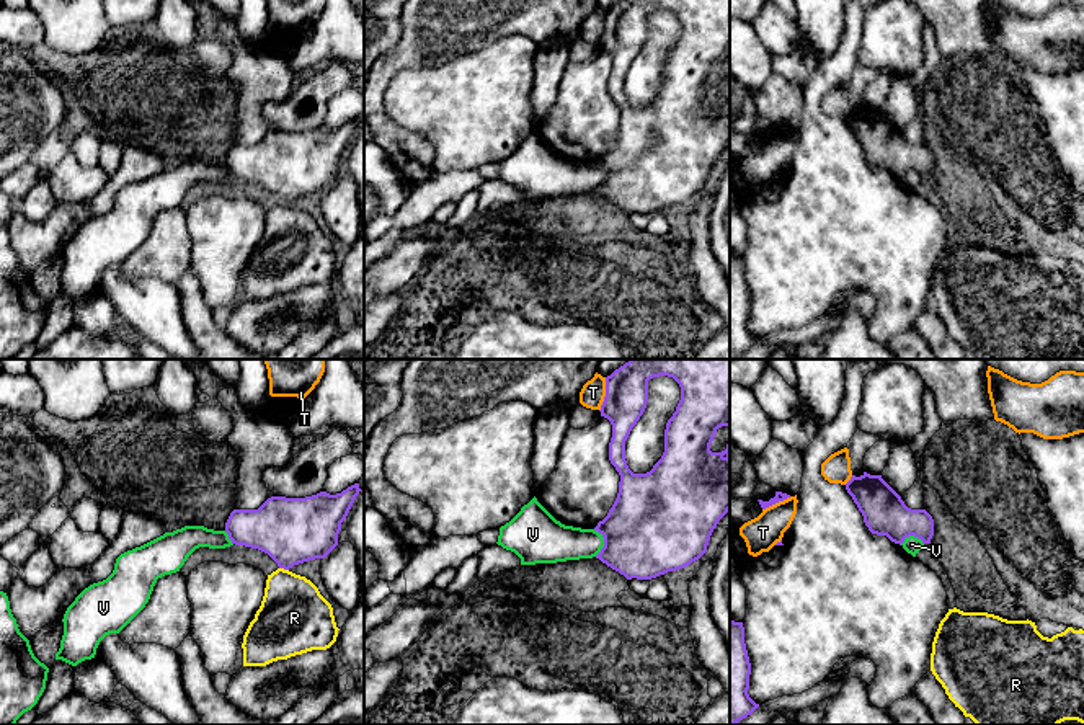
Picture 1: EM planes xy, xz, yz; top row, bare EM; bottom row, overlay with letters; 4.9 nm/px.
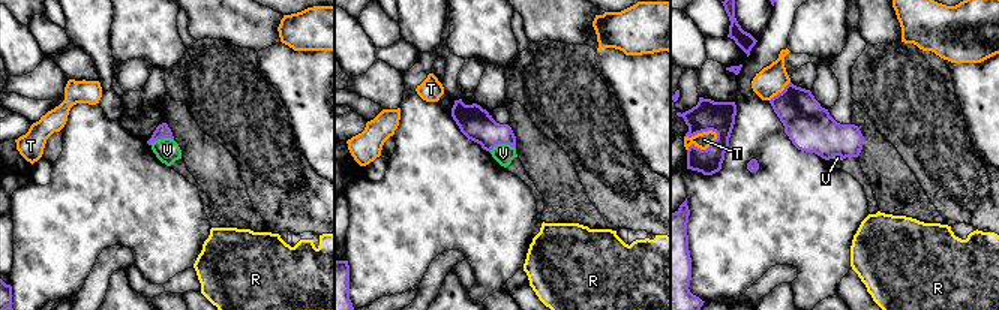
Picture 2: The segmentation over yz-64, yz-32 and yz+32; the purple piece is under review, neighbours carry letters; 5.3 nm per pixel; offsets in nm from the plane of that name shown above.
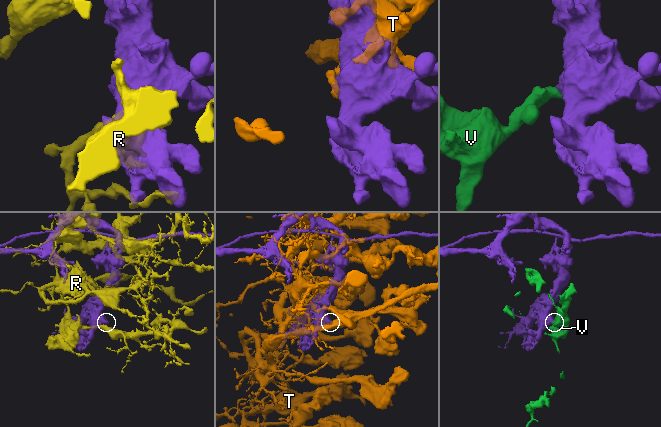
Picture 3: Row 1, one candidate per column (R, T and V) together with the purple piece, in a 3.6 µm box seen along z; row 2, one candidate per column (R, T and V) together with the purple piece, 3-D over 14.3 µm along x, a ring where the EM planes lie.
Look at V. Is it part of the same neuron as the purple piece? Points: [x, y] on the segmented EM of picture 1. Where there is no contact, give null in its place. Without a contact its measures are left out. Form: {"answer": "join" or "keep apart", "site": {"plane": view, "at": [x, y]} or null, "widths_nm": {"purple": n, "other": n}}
{"answer": "keep apart", "site": {"plane": "xz", "at": [604, 542]}, "widths_nm": {"purple": 460, "other": 190}}

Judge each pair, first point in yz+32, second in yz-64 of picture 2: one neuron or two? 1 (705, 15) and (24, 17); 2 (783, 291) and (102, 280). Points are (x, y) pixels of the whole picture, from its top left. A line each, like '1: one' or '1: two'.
1: two
2: two

